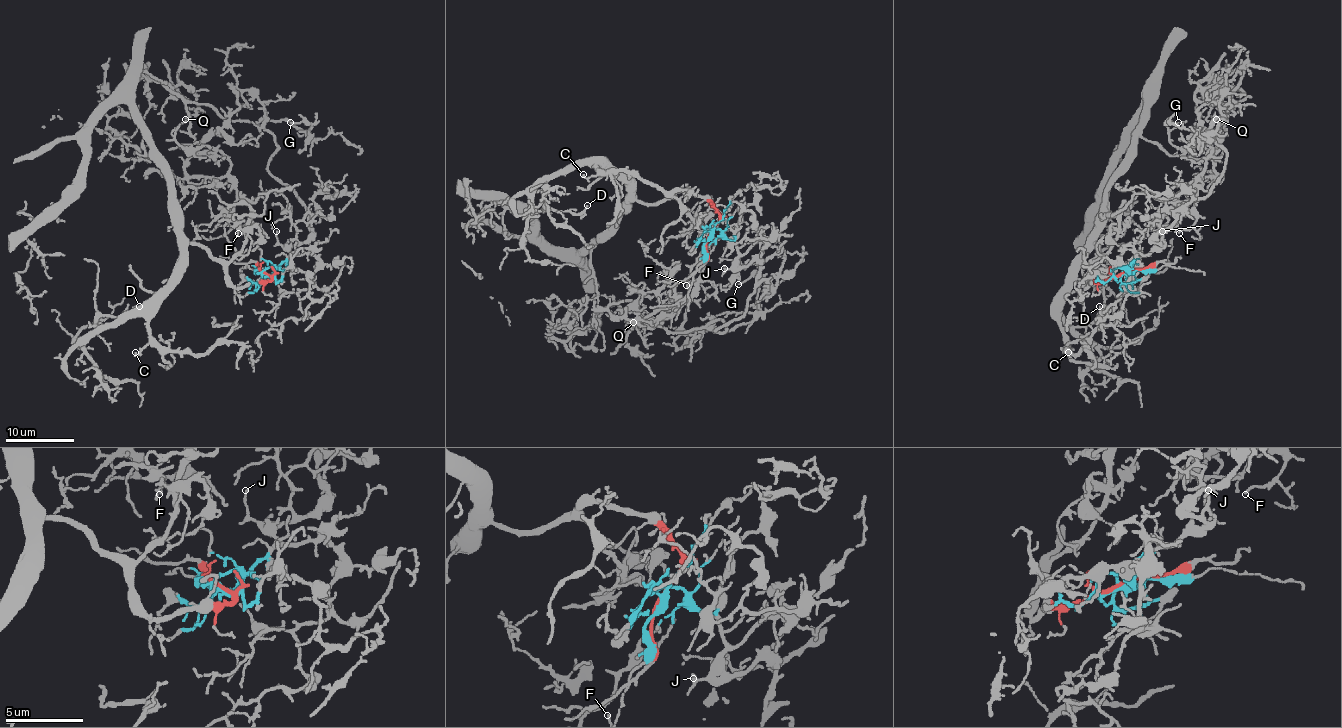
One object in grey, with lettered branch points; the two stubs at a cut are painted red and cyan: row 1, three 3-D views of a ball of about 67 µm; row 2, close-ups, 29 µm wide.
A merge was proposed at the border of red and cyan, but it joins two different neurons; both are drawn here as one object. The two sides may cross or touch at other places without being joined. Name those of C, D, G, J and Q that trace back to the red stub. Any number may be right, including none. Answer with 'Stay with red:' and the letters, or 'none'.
Stay with red: C, D

